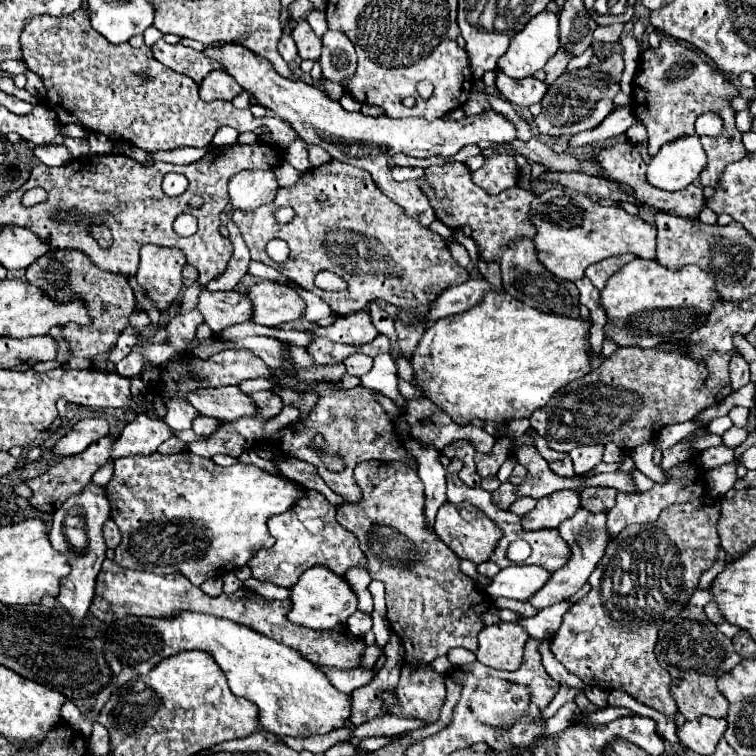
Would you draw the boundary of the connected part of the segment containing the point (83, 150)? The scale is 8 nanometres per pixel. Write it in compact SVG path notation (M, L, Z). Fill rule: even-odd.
M64 136L64 142L62 142L74 158L78 156L84 156L84 154L90 154L90 148L88 148L88 142L86 140L80 140L80 138L70 138L70 136Z

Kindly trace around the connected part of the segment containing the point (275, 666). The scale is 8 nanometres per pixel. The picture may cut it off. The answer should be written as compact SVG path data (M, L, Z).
M180 612L172 620L126 616L112 622L106 648L116 654L124 666L136 668L138 674L150 672L164 658L184 650L210 652L226 674L232 694L254 702L262 728L278 736L308 738L328 734L336 728L344 728L352 714L350 696L338 692L322 668L308 662L300 652L276 644L242 624L232 624L232 620L196 612Z

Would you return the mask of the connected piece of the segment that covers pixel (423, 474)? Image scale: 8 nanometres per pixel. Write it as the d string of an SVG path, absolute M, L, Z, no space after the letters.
M408 440L406 450L418 462L418 476L426 486L426 520L432 526L438 508L446 502L446 468L440 464L436 448L420 448L416 440Z

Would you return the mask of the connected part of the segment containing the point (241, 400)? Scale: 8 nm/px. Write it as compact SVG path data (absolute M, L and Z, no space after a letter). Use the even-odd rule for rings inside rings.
M238 386L200 388L188 396L188 402L202 416L220 420L238 420L244 416L254 416L258 412L254 402L244 392L240 392Z

